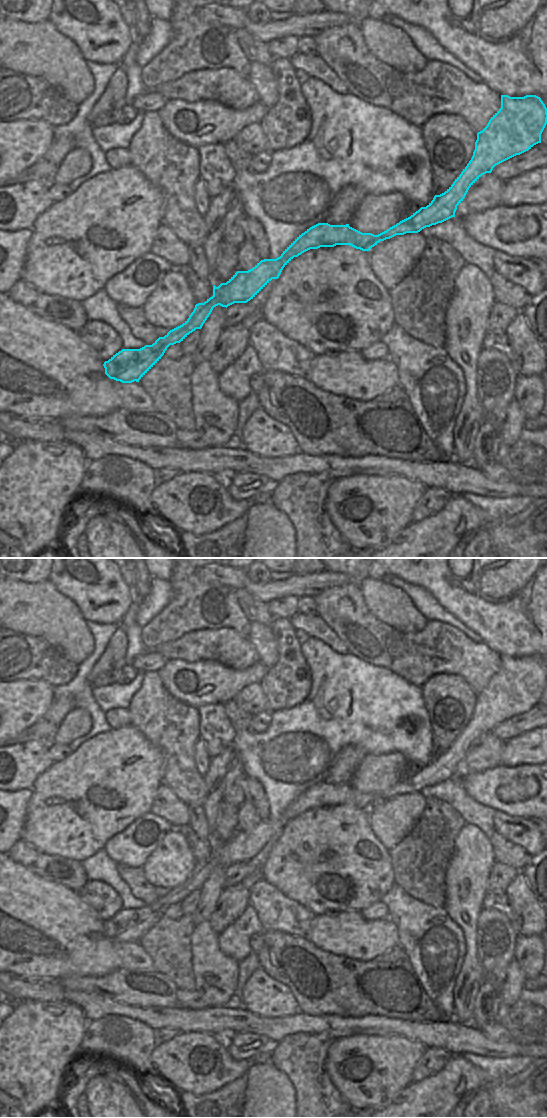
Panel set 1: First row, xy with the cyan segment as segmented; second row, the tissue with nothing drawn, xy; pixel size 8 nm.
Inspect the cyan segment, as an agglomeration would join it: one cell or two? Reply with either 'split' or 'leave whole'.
leave whole

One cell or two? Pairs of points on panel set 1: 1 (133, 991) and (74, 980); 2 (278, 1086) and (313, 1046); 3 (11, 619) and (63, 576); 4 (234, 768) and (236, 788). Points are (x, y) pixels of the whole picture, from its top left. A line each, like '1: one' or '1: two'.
1: one
2: two
3: two
4: one

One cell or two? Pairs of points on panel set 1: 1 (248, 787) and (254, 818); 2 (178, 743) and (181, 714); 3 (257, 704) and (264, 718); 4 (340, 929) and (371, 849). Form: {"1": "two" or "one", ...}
{"1": "two", "2": "one", "3": "two", "4": "two"}

